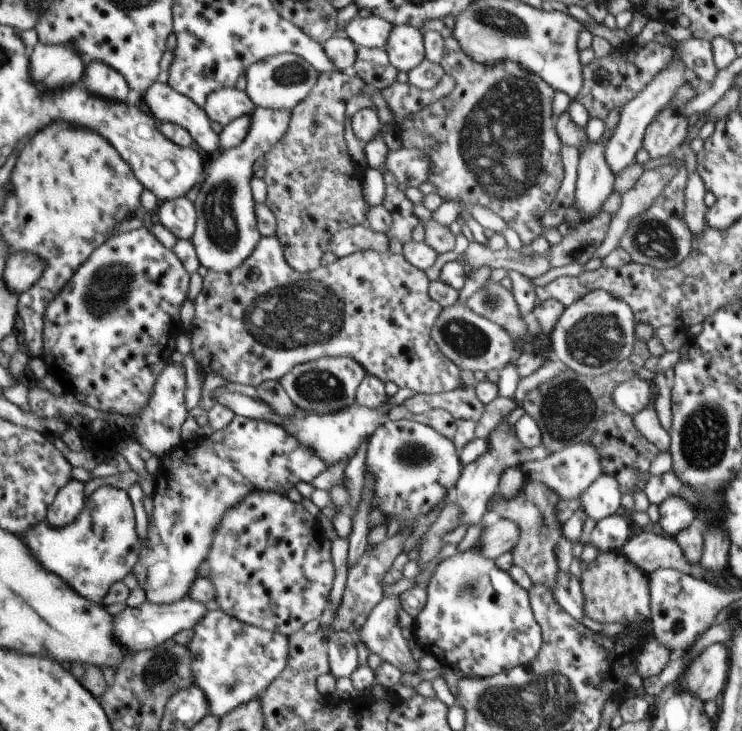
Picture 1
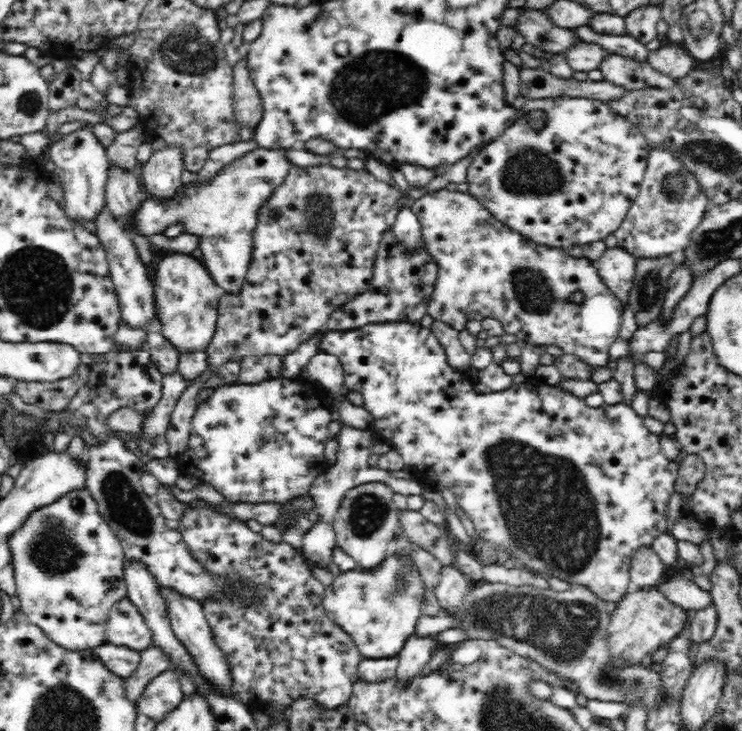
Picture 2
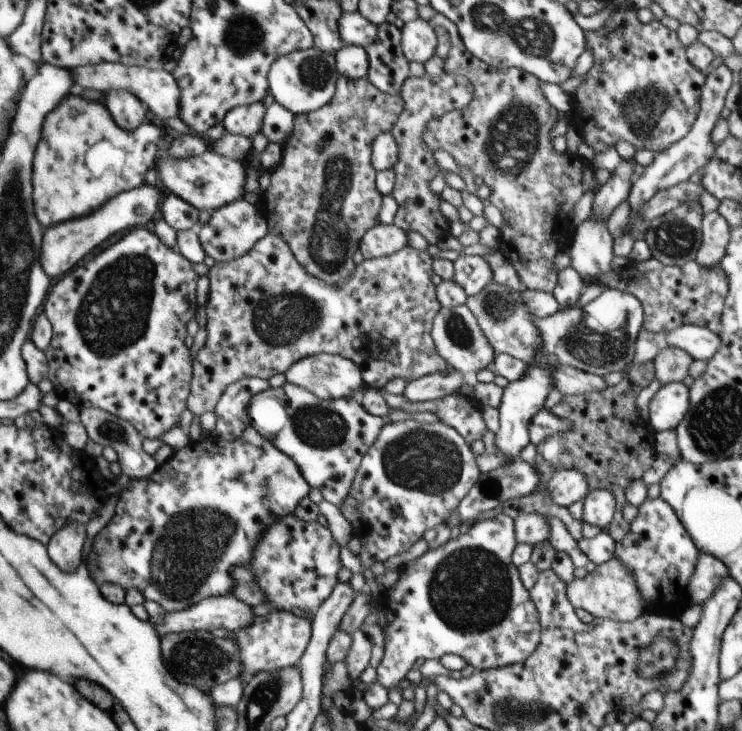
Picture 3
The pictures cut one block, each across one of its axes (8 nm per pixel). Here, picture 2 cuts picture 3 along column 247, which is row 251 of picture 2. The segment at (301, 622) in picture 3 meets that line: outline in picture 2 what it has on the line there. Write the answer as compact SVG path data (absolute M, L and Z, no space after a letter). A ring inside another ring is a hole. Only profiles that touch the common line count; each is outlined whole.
M652 147L637 197L620 226L613 232L617 246L637 259L682 251L693 242L694 230L701 224L709 205L698 179L682 168L674 153L664 147Z

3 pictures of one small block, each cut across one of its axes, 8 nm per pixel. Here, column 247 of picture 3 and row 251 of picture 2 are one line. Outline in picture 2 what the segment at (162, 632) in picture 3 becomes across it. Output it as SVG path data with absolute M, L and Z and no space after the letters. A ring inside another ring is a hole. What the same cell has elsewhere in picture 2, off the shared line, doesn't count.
M618 246L607 248L594 262L598 275L610 291L620 299L623 307L629 304L629 292L633 285L637 258Z

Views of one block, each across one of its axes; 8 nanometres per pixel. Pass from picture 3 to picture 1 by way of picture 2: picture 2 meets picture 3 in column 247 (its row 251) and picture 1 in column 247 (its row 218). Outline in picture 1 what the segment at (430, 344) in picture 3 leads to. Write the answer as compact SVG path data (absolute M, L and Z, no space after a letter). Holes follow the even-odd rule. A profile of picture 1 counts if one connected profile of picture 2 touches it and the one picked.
M276 235L273 237L262 236L259 240L258 248L238 269L231 270L230 273L209 270L206 276L203 277L202 290L194 300L195 315L187 330L192 342L191 353L205 376L210 372L216 372L227 382L234 382L234 384L239 382L240 384L257 387L266 381L279 381L286 376L289 370L302 363L318 361L321 358L328 357L350 357L359 362L367 374L378 377L382 382L391 382L396 384L398 388L410 388L414 392L425 395L445 393L460 387L460 368L442 354L434 339L430 336L430 328L432 328L442 307L439 302L428 296L428 284L431 284L430 280L428 280L428 274L408 262L408 259L403 254L395 254L389 248L384 252L358 251L350 256L338 259L329 266L321 266L319 269L307 273L299 273L288 264L283 243L279 241L279 238Z

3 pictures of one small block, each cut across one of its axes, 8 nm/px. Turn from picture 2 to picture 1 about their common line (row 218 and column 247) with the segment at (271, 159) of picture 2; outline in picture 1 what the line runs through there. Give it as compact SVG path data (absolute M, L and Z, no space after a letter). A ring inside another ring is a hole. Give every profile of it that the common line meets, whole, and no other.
M256 107L250 114L250 126L246 138L234 148L217 153L208 163L204 182L196 196L198 228L191 238L198 260L207 270L227 272L238 269L258 248L262 235L256 230L254 198L250 190L252 166L262 158L290 128L291 112Z

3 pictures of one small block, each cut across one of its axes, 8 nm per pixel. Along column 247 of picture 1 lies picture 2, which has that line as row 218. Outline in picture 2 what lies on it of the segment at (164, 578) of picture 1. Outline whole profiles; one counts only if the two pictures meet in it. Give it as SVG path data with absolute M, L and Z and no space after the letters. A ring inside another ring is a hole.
M440 189L437 191L428 191L419 199L416 199L411 206L412 211L417 214L419 224L421 225L421 235L426 243L426 250L434 259L436 259L436 267L438 267L438 276L434 282L434 292L428 301L427 314L434 319L448 324L454 330L460 332L466 330L467 322L470 320L481 321L484 318L494 318L498 320L504 327L506 335L515 335L518 340L525 341L528 345L547 345L556 346L562 354L574 354L588 365L605 366L609 362L609 350L611 345L619 338L619 332L623 323L622 315L624 307L620 299L602 281L602 277L598 275L598 269L594 262L588 257L575 258L572 257L568 250L562 247L550 247L542 243L530 242L526 238L522 238L520 233L508 228L502 221L499 221L482 205L481 201L469 193L462 193L459 191L450 191L447 189Z

